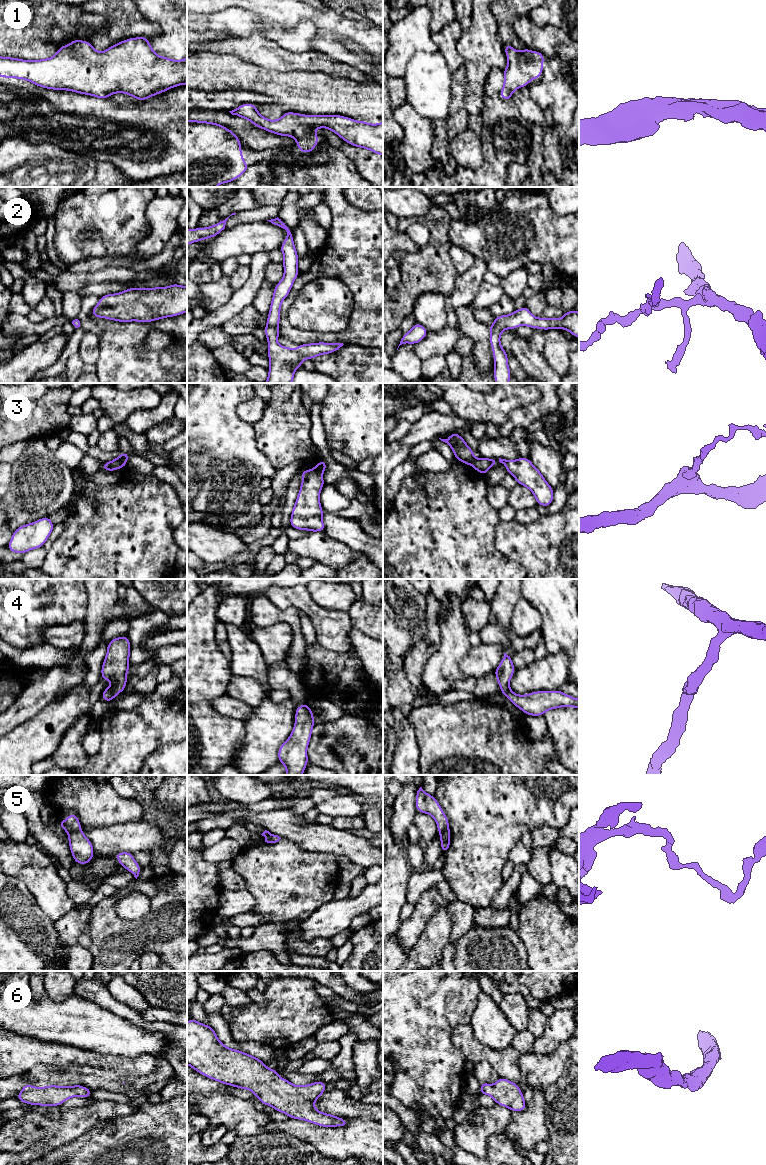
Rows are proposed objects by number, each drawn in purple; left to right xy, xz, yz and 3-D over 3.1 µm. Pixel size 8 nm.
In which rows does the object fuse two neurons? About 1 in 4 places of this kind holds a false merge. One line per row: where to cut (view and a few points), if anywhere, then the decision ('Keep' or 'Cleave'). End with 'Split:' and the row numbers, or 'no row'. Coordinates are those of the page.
1: No split. Keep
2: No split. Keep
3: Split along xz (314, 468), (321, 474). Cleave
4: No split. Keep
5: Split along xy (80, 828), (68, 833). Cleave
6: No split. Keep
Split: 3, 5

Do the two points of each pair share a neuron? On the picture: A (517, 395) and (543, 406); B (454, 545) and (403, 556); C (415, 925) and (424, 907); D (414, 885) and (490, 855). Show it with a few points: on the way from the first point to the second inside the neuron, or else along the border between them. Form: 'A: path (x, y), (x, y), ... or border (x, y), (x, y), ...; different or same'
A: border (541, 393), (541, 396), (535, 401), (511, 411); different
B: path (441, 545), (416, 545); same
C: path (418, 921), (423, 911); same
D: border (441, 869), (446, 879); different

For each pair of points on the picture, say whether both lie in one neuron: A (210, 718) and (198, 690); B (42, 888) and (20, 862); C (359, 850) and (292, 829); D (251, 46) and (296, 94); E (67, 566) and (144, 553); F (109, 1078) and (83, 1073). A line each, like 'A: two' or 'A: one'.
A: two
B: one
C: one
D: two
E: one
F: one

